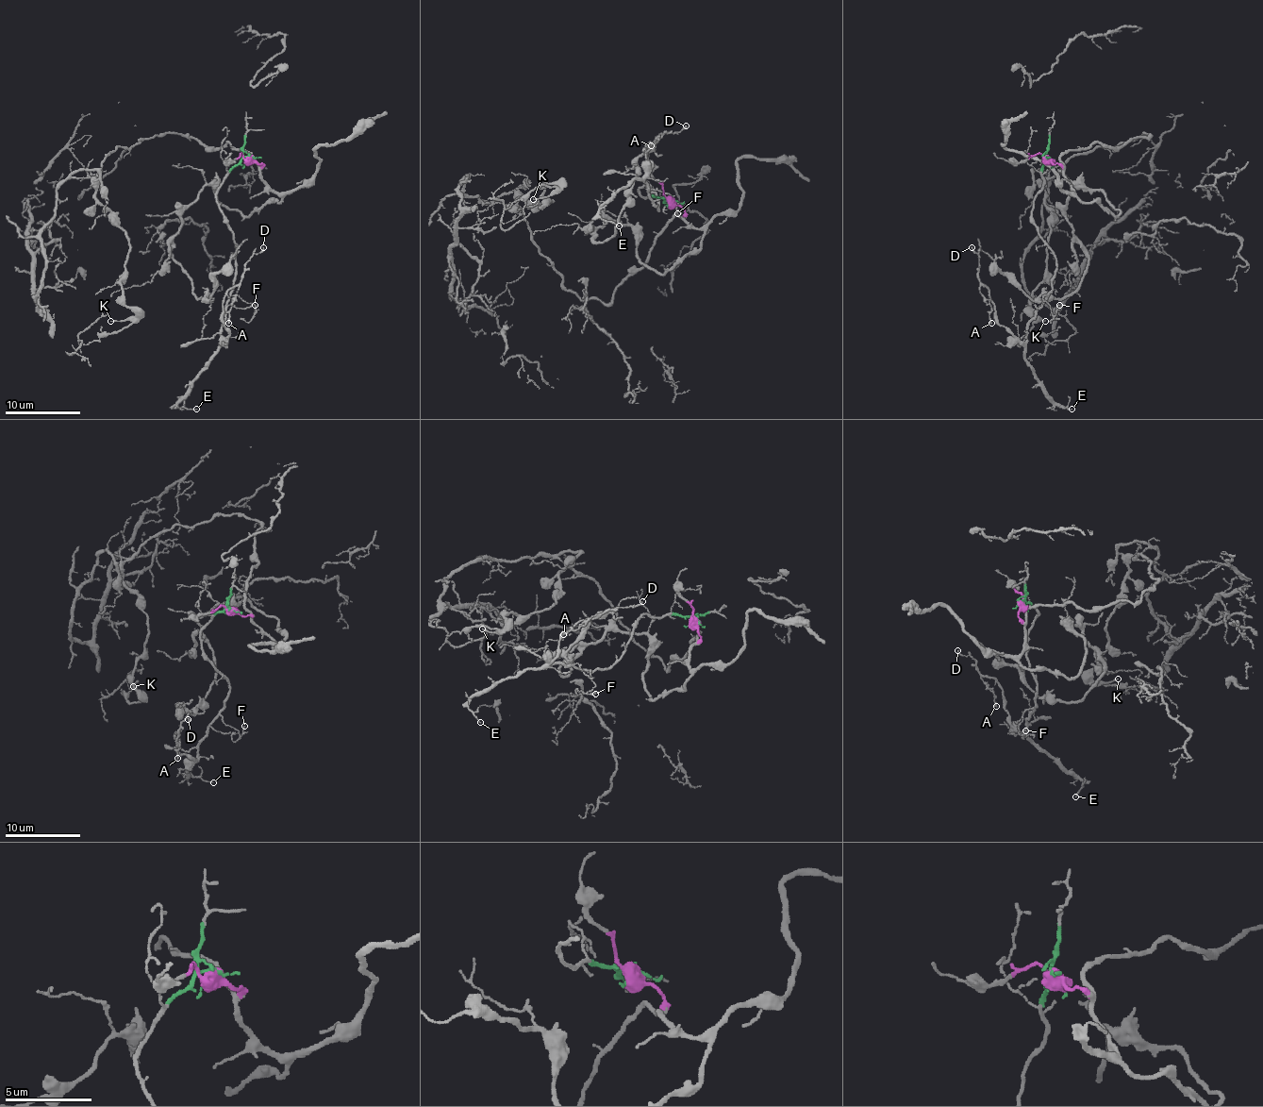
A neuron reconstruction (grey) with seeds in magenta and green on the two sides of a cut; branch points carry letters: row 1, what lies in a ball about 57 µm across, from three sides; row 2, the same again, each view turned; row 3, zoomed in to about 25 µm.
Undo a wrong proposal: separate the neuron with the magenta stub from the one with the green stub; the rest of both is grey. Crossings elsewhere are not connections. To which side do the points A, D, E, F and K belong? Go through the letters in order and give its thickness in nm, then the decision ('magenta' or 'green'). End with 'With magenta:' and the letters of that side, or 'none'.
A: 160 nm | green
D: 140 nm | green
E: 110 nm | green
F: 70 nm | green
K: 120 nm | magenta
With magenta: K

